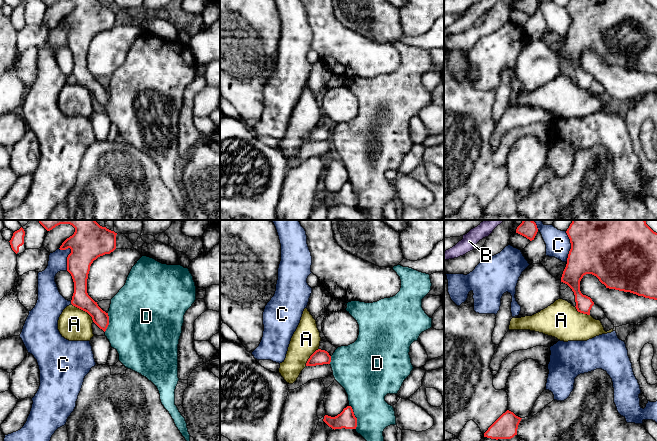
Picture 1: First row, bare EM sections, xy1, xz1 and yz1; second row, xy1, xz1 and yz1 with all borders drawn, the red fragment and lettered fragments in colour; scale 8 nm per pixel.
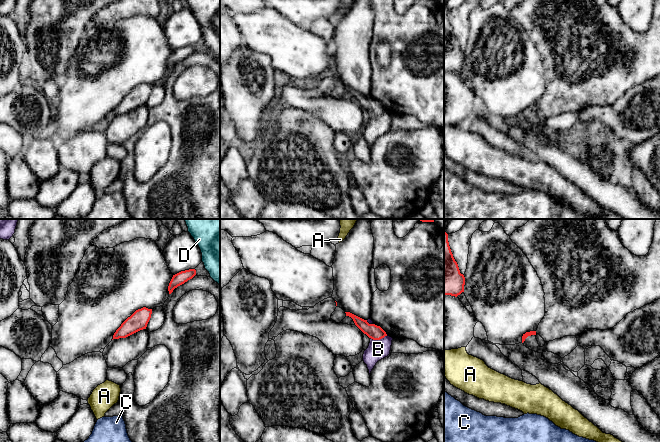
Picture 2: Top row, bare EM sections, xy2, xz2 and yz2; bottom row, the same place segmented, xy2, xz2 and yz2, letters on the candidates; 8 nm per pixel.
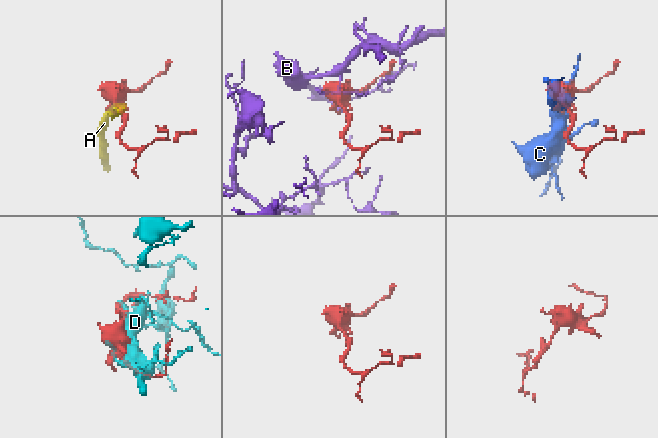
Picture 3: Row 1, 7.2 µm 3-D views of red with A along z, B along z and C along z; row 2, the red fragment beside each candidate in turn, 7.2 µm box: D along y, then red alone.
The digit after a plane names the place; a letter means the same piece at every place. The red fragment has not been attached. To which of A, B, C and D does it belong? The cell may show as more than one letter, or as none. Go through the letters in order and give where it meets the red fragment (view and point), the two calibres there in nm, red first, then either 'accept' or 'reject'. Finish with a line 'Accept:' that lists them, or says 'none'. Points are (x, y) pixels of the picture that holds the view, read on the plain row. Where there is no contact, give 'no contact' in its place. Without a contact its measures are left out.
A: xy1 (83, 86) | 140/260 nm | reject
B: xz2 (378, 115) | 120/160 nm | reject
C: xy1 (69, 30) | 280/150 nm | reject
D: xz1 (355, 193) | 150/320 nm | reject
Accept: none

